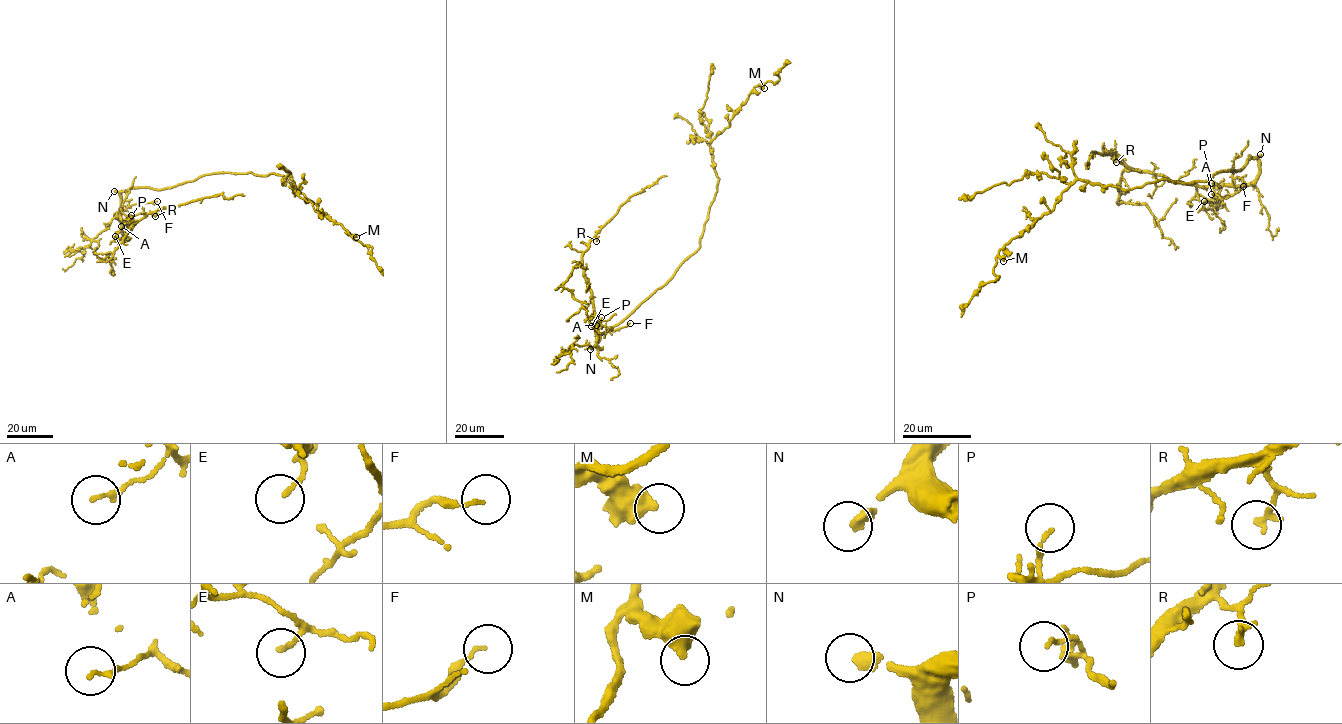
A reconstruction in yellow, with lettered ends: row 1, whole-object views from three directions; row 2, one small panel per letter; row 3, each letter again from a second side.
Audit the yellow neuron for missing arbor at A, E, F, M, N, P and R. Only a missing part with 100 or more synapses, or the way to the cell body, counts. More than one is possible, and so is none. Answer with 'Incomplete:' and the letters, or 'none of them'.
Incomplete: N

